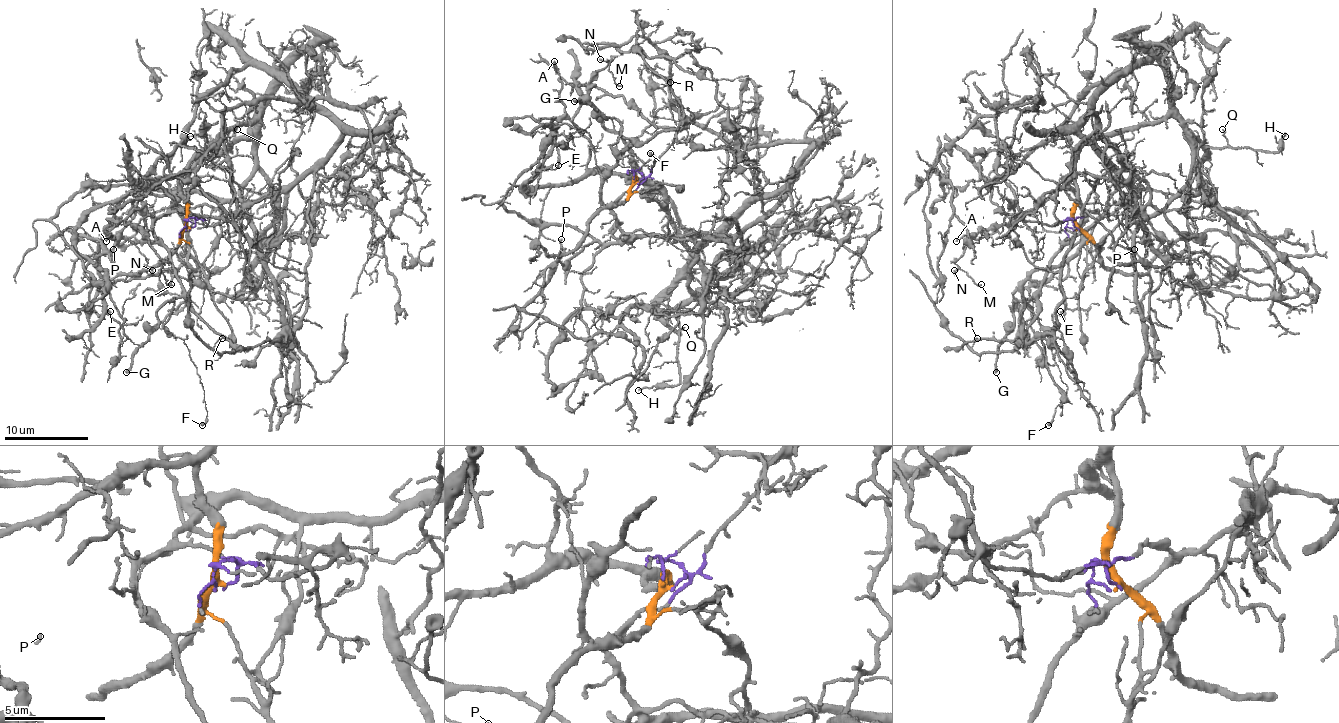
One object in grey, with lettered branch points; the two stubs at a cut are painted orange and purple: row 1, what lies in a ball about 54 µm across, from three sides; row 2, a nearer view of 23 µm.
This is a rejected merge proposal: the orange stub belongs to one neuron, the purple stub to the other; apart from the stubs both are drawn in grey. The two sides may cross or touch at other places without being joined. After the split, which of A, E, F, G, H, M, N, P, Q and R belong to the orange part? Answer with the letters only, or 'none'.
A, E, H, M, N, P, Q

